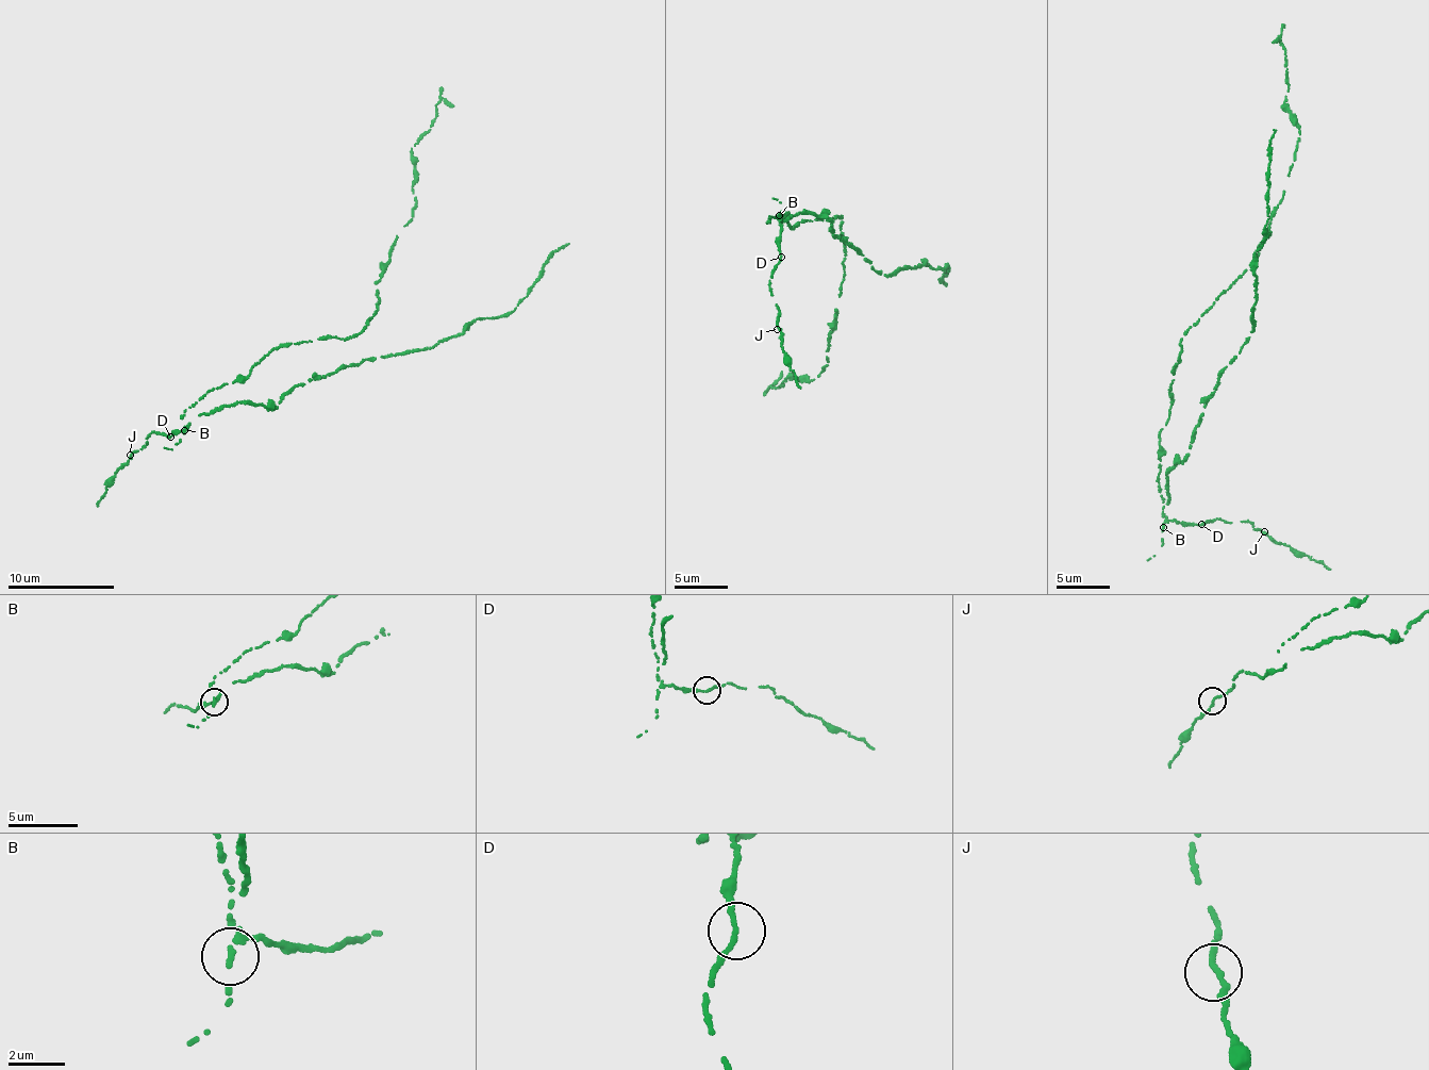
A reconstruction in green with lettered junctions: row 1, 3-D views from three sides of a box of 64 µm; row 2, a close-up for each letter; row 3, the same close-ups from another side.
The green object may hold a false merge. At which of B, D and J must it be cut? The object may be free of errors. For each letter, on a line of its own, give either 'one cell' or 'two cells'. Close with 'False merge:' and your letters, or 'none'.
B: two cells
D: one cell
J: one cell
False merge: B

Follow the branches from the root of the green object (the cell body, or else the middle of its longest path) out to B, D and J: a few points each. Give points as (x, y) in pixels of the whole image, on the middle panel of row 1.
B: (778, 216), (769, 217), (767, 223), (780, 217), (778, 214)
D: (778, 216), (769, 217), (767, 223), (769, 219), (778, 220), (781, 257)
J: (778, 216), (767, 223), (777, 219), (780, 228), (781, 259), (769, 279), (769, 292), (780, 312), (777, 329)

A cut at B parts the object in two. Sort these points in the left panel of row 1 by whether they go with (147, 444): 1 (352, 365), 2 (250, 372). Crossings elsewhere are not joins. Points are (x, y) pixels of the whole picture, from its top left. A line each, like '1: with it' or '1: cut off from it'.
1: with it
2: cut off from it

